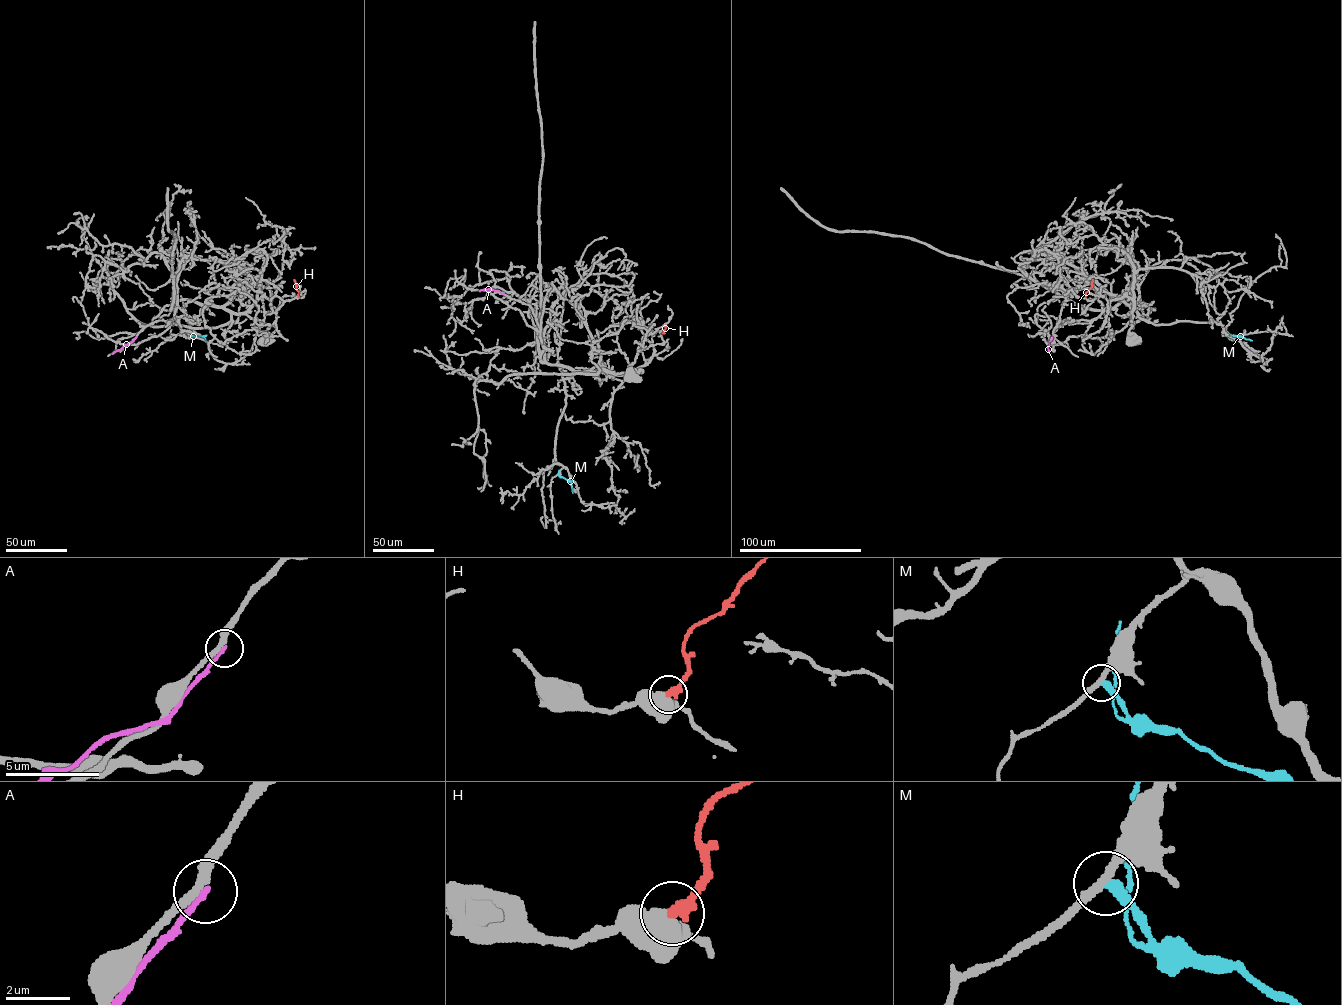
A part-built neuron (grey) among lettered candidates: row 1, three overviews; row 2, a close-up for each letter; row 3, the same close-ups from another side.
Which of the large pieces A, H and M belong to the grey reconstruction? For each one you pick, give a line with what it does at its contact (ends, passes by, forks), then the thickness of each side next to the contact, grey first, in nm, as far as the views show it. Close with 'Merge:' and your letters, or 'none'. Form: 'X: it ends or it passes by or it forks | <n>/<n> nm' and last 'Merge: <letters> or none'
Merge: none

